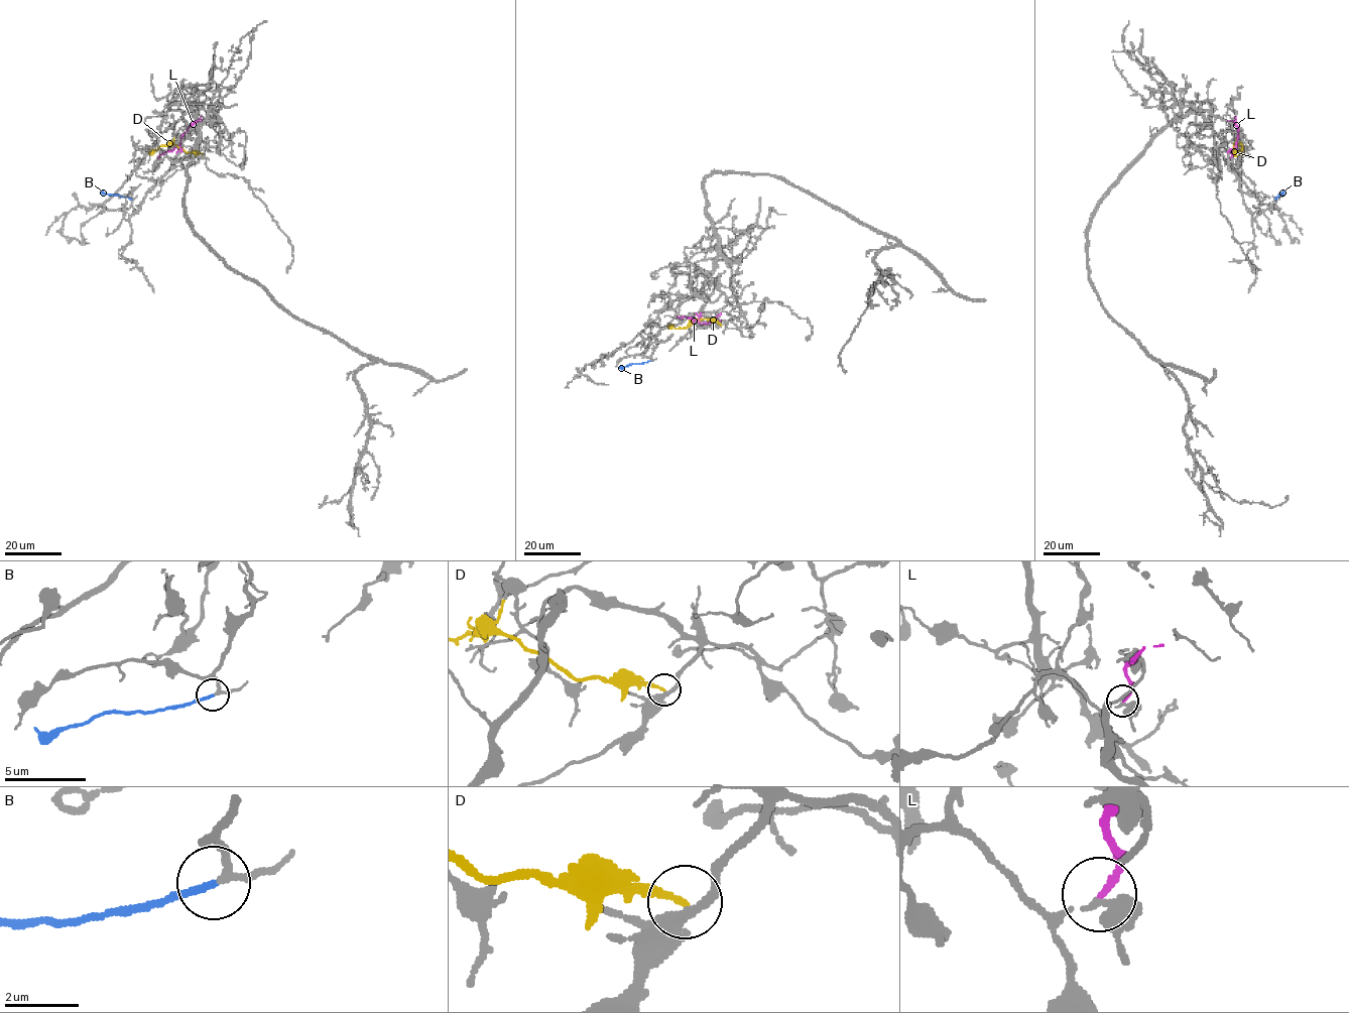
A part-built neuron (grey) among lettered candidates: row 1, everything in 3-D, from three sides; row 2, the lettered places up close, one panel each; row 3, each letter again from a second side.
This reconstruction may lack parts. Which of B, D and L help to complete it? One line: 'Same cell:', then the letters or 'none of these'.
Same cell: B

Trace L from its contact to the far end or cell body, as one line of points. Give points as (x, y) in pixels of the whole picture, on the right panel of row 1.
L: (1230, 157), (1238, 131), (1235, 122), (1228, 120)

